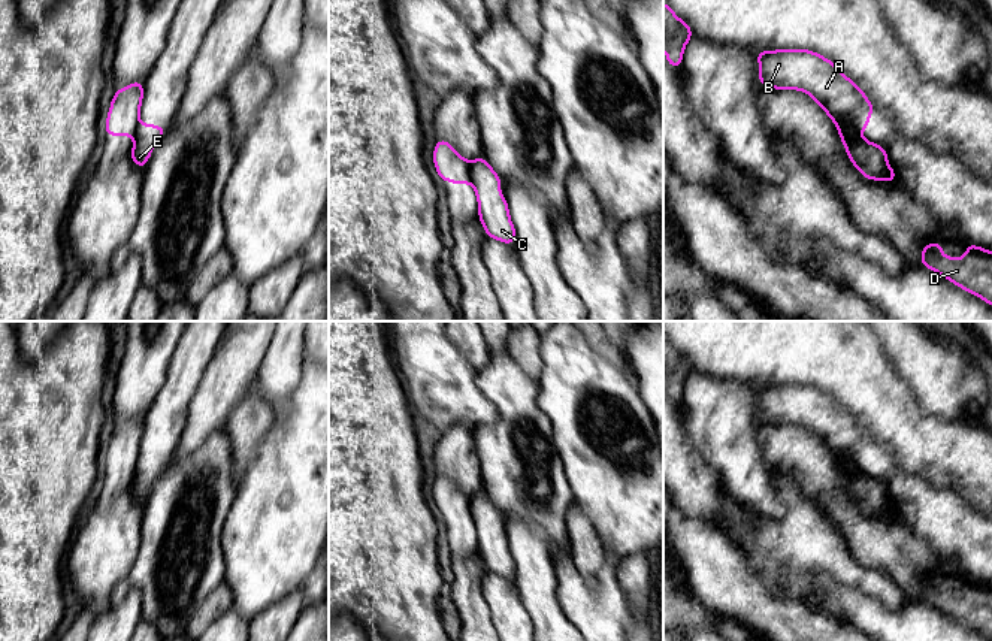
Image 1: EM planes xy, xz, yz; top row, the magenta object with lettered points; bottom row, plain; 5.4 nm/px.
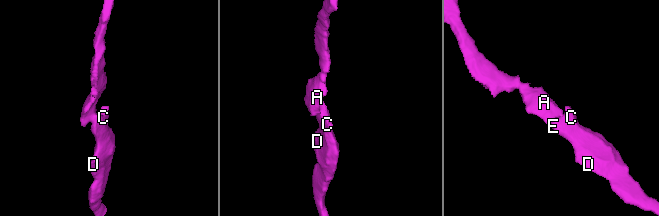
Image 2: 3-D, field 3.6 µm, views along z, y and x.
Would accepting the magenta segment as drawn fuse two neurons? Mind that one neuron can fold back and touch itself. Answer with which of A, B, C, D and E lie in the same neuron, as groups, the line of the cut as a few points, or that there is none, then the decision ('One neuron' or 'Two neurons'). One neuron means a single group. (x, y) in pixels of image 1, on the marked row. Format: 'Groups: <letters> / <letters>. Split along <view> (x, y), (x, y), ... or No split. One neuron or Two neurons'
Groups: A B / C D E. Split along xz (469, 162), (469, 178), (472, 183). Two neurons

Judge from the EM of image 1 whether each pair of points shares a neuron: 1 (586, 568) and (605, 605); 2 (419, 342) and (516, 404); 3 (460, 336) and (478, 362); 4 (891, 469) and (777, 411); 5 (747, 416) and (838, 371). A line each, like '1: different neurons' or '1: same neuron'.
1: different neurons
2: different neurons
3: same neuron
4: same neuron
5: same neuron

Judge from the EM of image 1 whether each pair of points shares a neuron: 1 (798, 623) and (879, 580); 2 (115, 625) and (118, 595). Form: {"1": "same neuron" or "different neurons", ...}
{"1": "different neurons", "2": "different neurons"}

